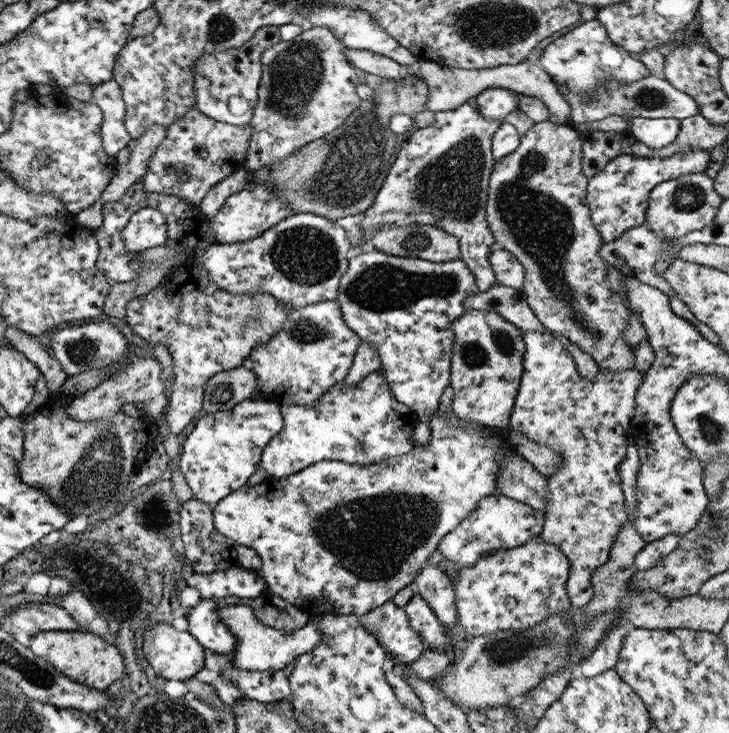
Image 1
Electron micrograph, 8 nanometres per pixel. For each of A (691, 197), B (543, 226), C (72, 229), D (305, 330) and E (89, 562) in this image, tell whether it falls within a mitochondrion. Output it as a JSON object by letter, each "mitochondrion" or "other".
{"A":"mitochondrion","B":"mitochondrion","C":"other","D":"mitochondrion","E":"mitochondrion"}

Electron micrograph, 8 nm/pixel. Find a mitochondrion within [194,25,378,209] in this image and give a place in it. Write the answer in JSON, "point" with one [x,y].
{"point":[295,74]}

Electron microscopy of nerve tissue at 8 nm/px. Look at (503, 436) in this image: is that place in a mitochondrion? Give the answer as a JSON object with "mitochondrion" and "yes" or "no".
{"mitochondrion":"no"}

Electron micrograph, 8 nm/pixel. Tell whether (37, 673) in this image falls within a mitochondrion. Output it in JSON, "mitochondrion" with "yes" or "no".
{"mitochondrion":"yes"}

